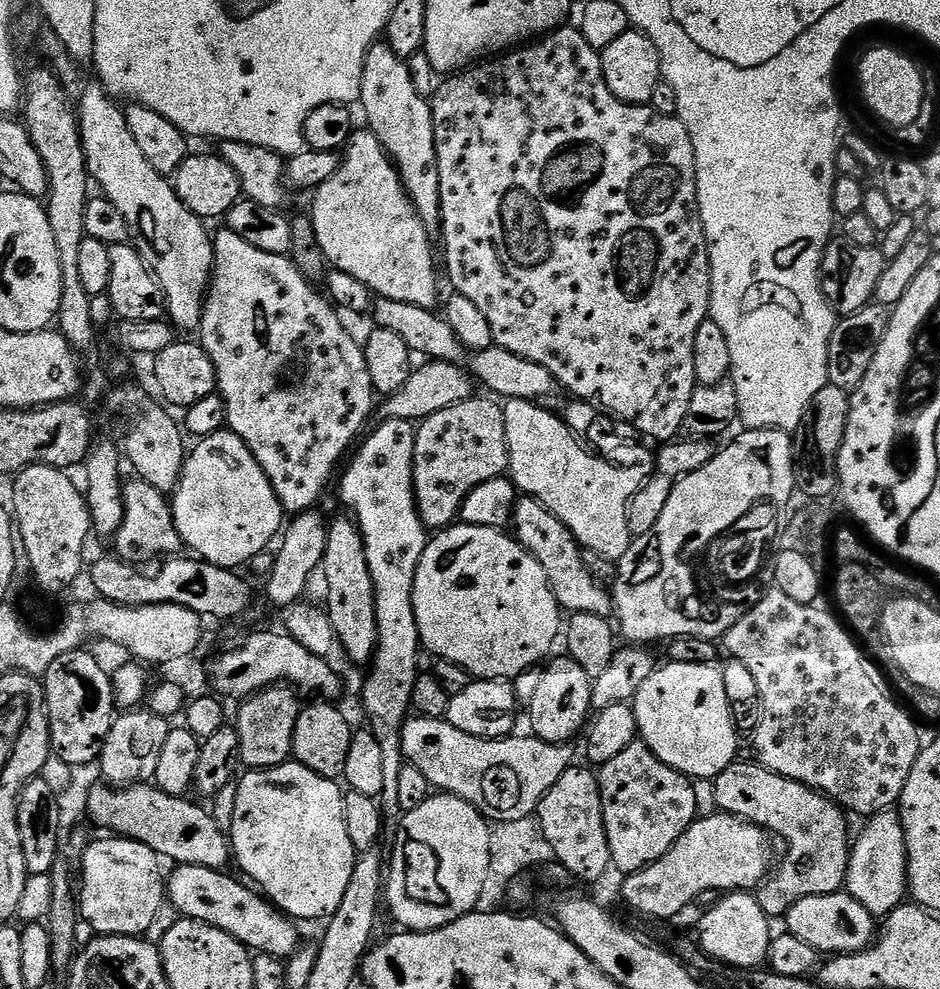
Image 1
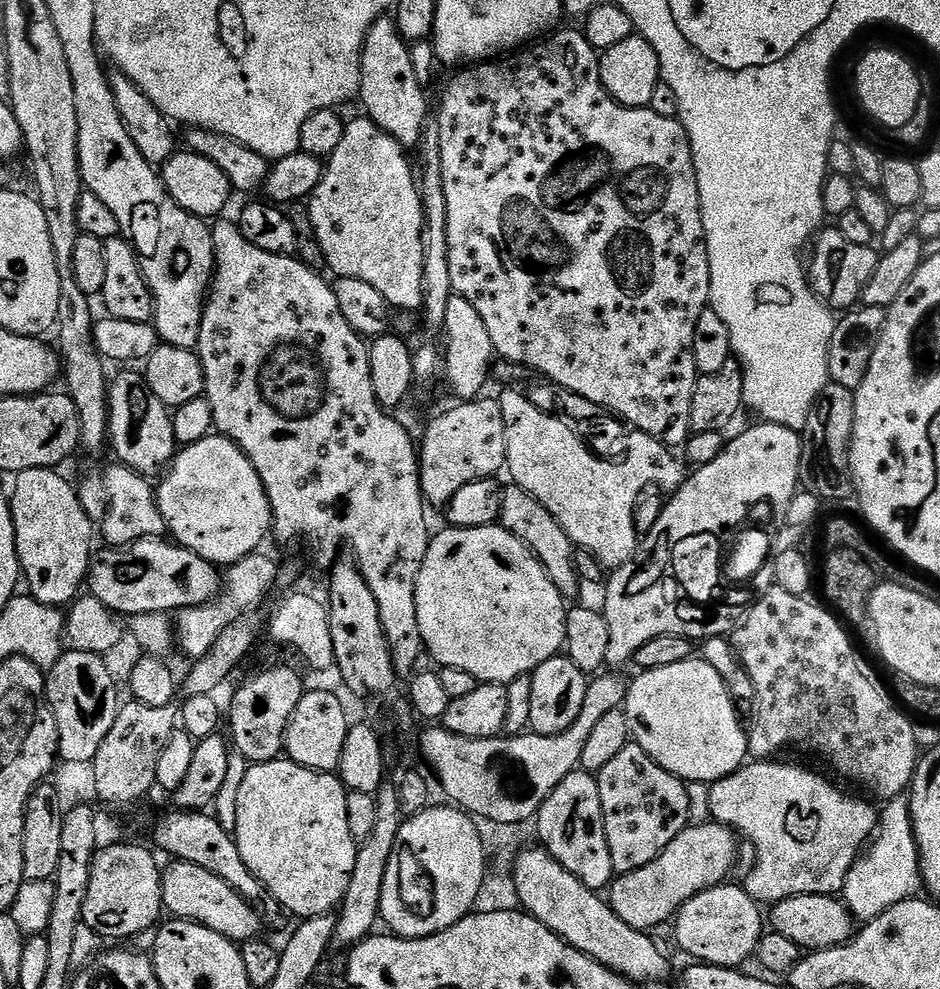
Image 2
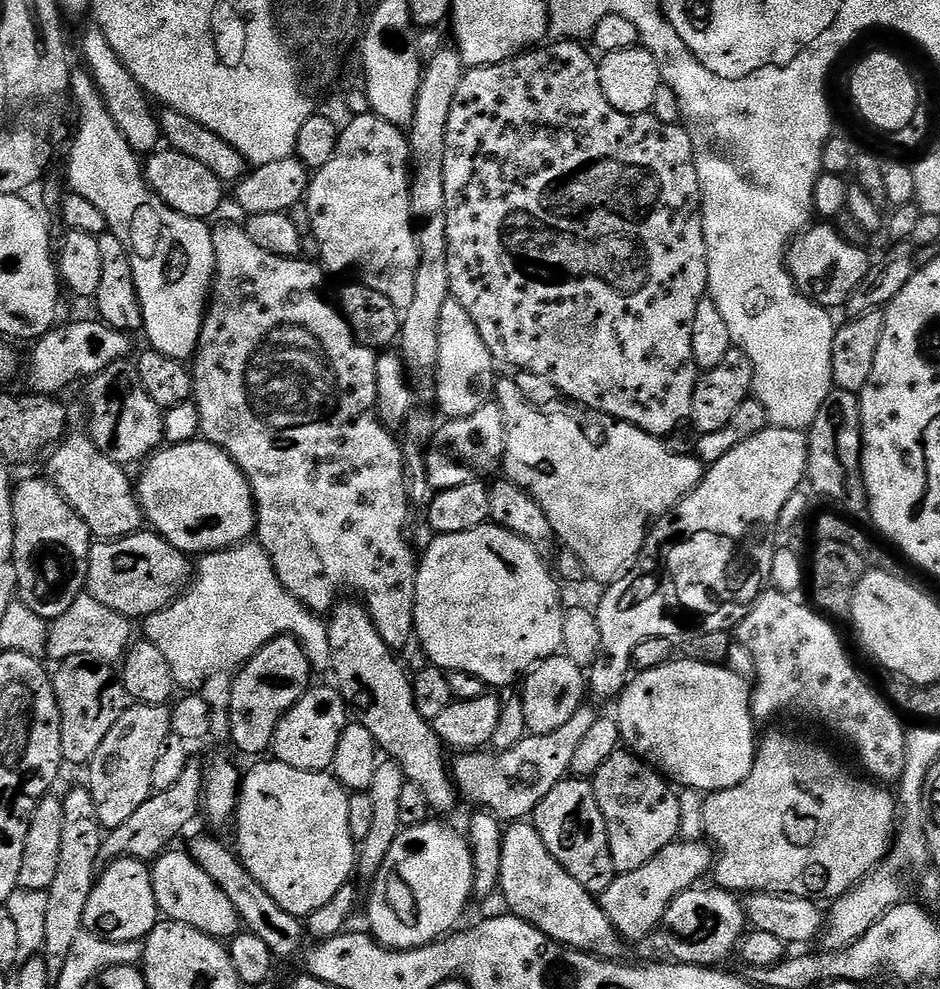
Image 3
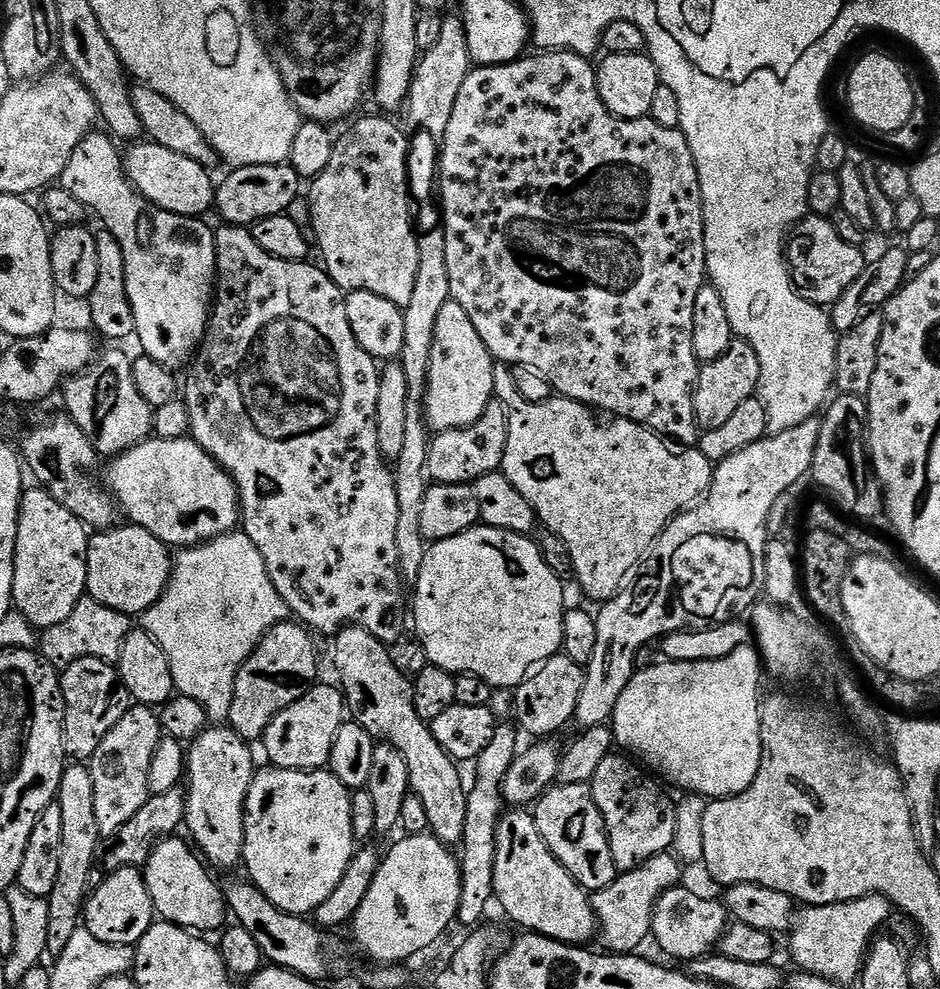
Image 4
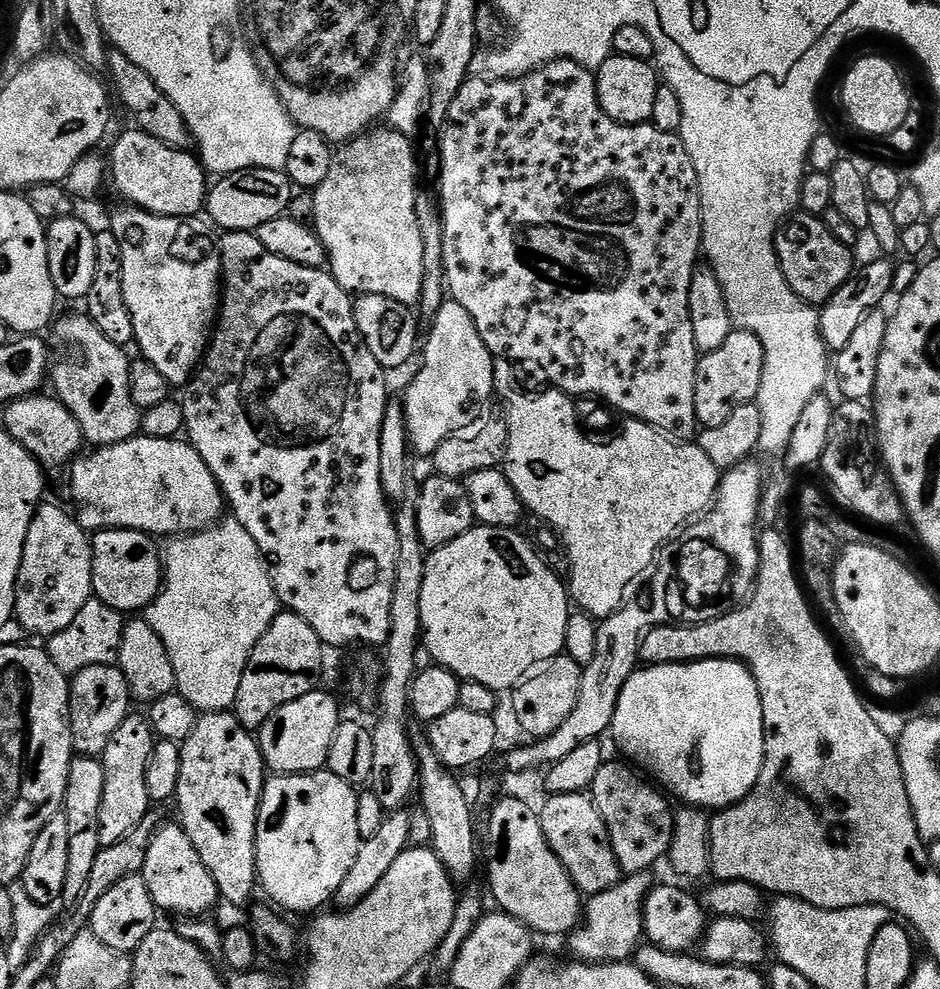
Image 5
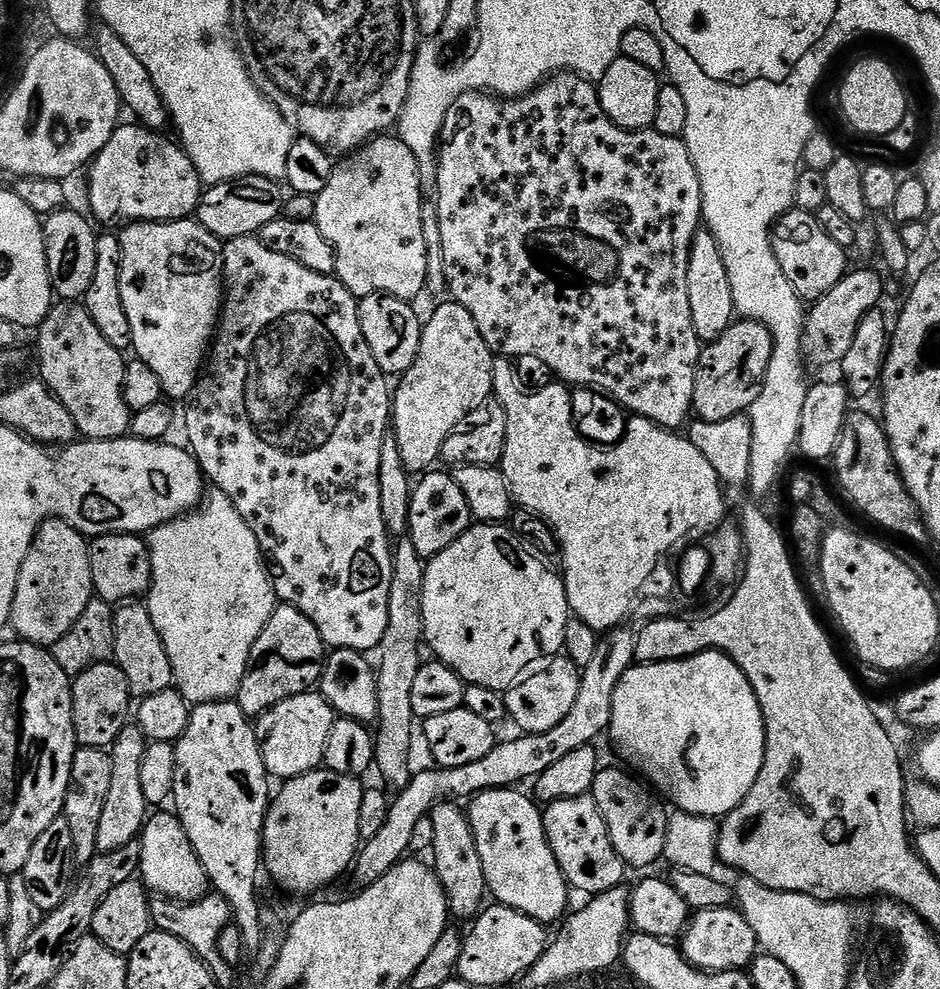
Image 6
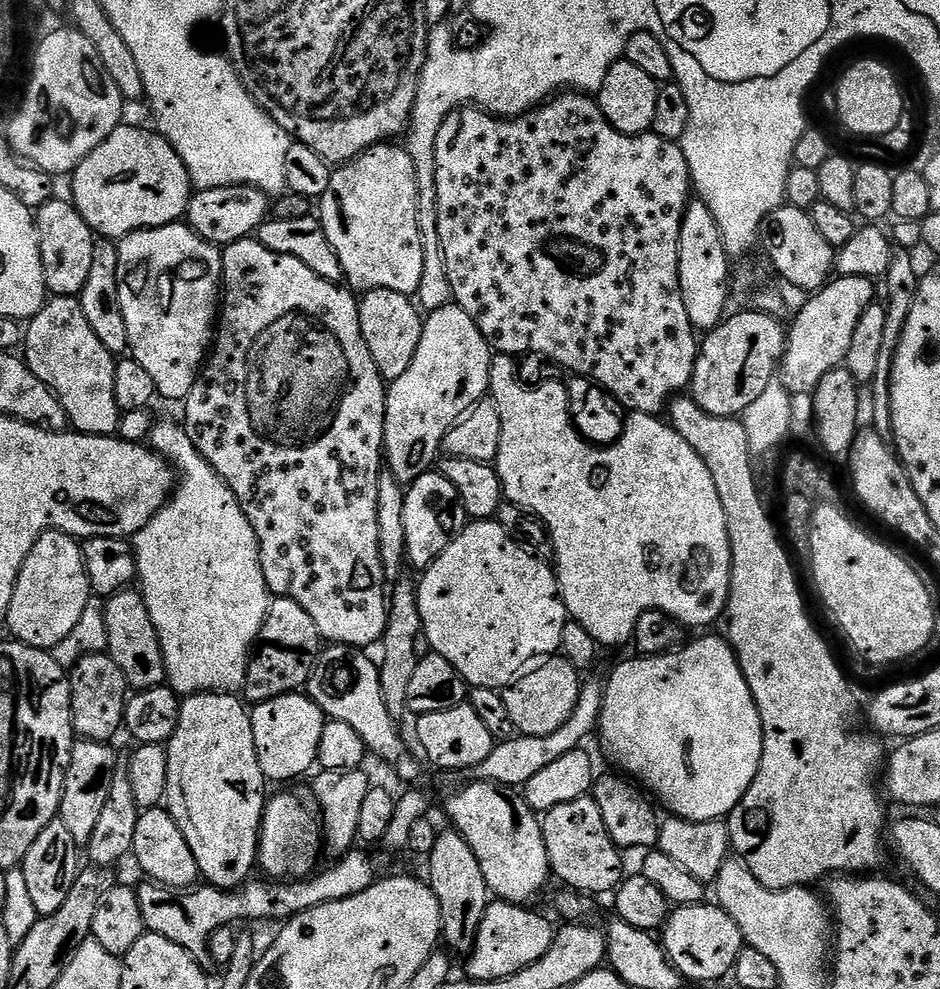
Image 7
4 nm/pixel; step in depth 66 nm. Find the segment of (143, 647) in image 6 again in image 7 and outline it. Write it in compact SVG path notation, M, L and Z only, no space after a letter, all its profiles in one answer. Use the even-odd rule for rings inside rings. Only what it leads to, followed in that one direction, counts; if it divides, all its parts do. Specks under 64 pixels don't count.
M136 590L116 592L107 597L103 605L109 644L107 655L122 670L129 689L145 692L148 688L158 688L165 683L164 655L158 638L158 630L154 630L154 622L150 622L150 610L144 597Z

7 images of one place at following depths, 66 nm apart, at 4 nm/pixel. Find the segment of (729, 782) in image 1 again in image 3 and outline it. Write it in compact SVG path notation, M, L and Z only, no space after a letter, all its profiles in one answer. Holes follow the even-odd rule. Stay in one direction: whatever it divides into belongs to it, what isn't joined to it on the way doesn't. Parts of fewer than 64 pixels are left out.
M772 732L768 737L759 741L756 750L756 761L750 774L738 786L730 786L726 790L705 795L702 808L702 822L704 835L714 845L718 855L714 860L715 883L724 891L733 894L751 894L754 892L774 892L786 896L806 896L817 901L831 902L839 896L845 896L853 886L860 883L874 868L879 868L884 863L890 849L894 844L894 833L898 828L896 810L898 811L897 797L887 792L885 785L873 782L863 775L855 776L850 769L832 752L827 752L820 744L807 744L804 740L795 740L784 732Z

